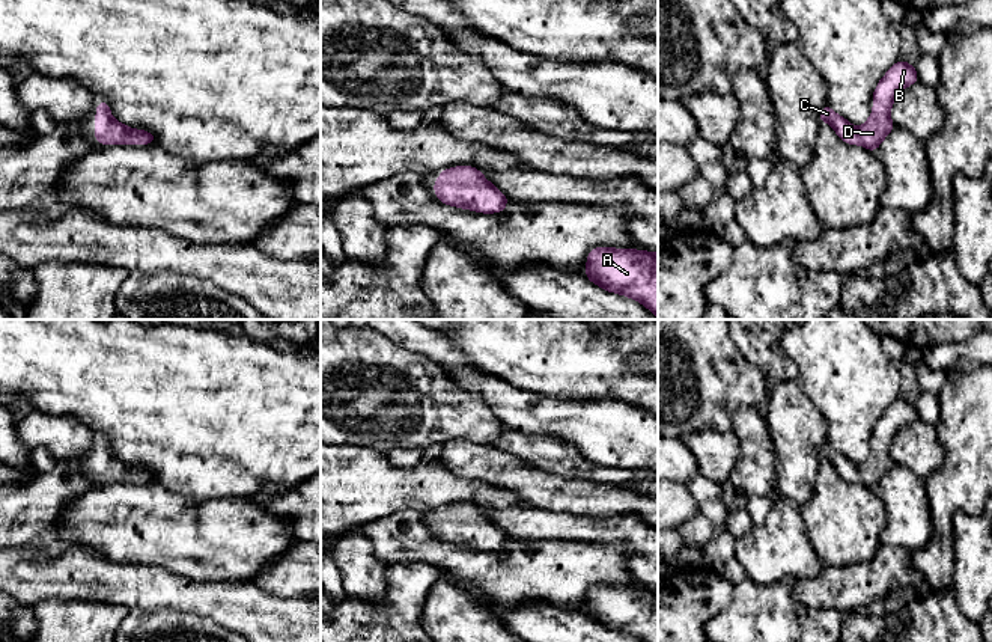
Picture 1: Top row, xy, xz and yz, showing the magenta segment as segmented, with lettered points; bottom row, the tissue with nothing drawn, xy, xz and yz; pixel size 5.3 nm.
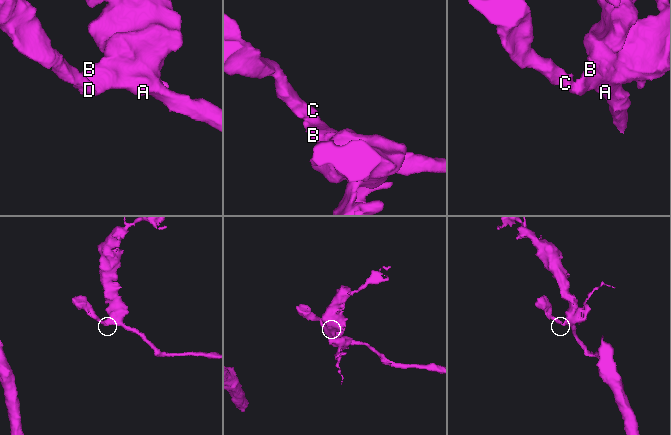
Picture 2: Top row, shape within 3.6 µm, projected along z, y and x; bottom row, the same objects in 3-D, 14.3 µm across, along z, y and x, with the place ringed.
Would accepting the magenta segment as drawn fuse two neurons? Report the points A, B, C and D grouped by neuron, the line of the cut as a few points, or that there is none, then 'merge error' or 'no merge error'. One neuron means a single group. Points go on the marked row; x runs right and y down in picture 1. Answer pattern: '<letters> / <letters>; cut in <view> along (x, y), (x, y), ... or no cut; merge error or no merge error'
A B C D; no cut; no merge error

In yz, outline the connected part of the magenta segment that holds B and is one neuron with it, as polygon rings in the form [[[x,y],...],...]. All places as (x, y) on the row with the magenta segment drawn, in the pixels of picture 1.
[[[900,59],[878,83],[873,92],[873,112],[866,124],[857,128],[829,105],[822,107],[819,119],[829,124],[844,143],[861,145],[876,152],[878,146],[894,128],[890,112],[896,96],[917,81],[918,74],[914,65]]]

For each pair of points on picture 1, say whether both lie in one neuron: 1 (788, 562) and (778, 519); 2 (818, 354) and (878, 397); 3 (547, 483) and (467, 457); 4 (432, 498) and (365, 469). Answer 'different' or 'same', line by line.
1: same
2: same
3: same
4: same

